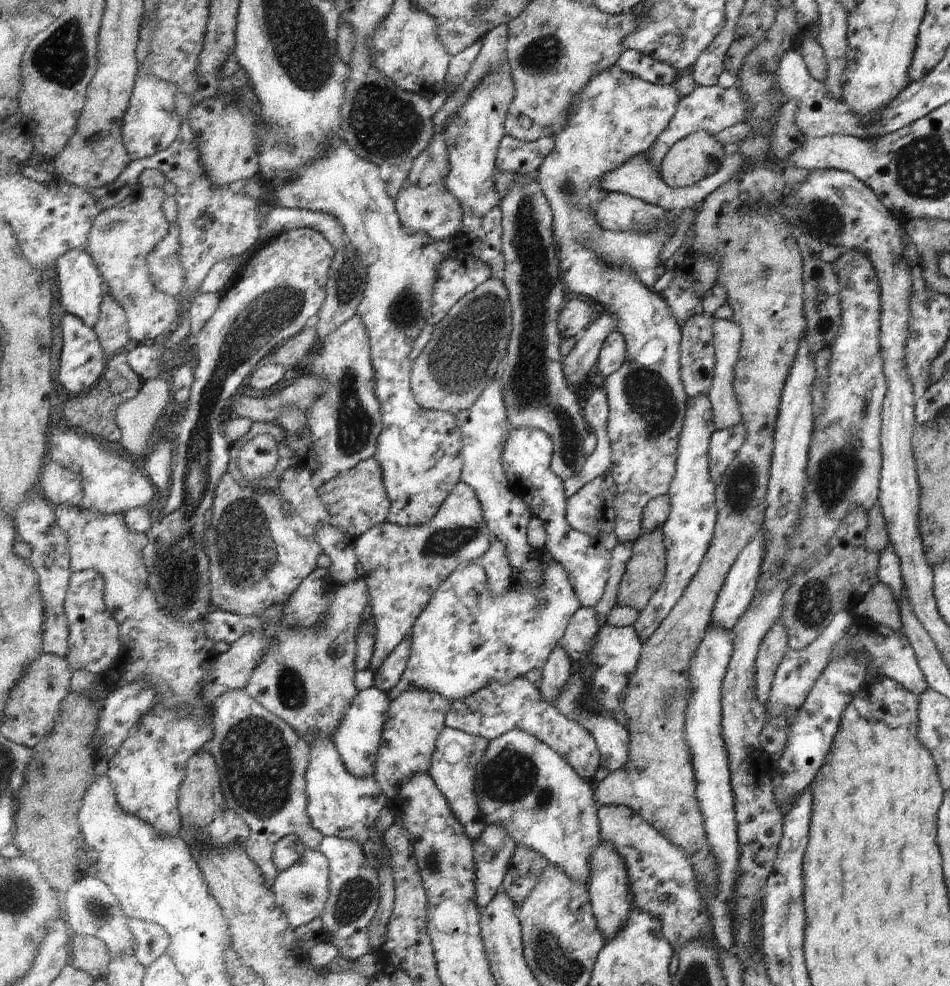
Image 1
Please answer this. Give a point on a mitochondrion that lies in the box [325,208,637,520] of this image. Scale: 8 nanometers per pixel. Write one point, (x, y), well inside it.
(463, 348)

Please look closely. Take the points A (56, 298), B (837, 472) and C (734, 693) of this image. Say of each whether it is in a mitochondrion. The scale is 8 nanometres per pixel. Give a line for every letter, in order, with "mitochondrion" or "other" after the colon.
A: other
B: mitochondrion
C: other

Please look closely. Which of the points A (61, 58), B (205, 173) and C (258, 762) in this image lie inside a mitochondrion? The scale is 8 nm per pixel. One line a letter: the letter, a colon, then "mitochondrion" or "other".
A: mitochondrion
B: other
C: mitochondrion

